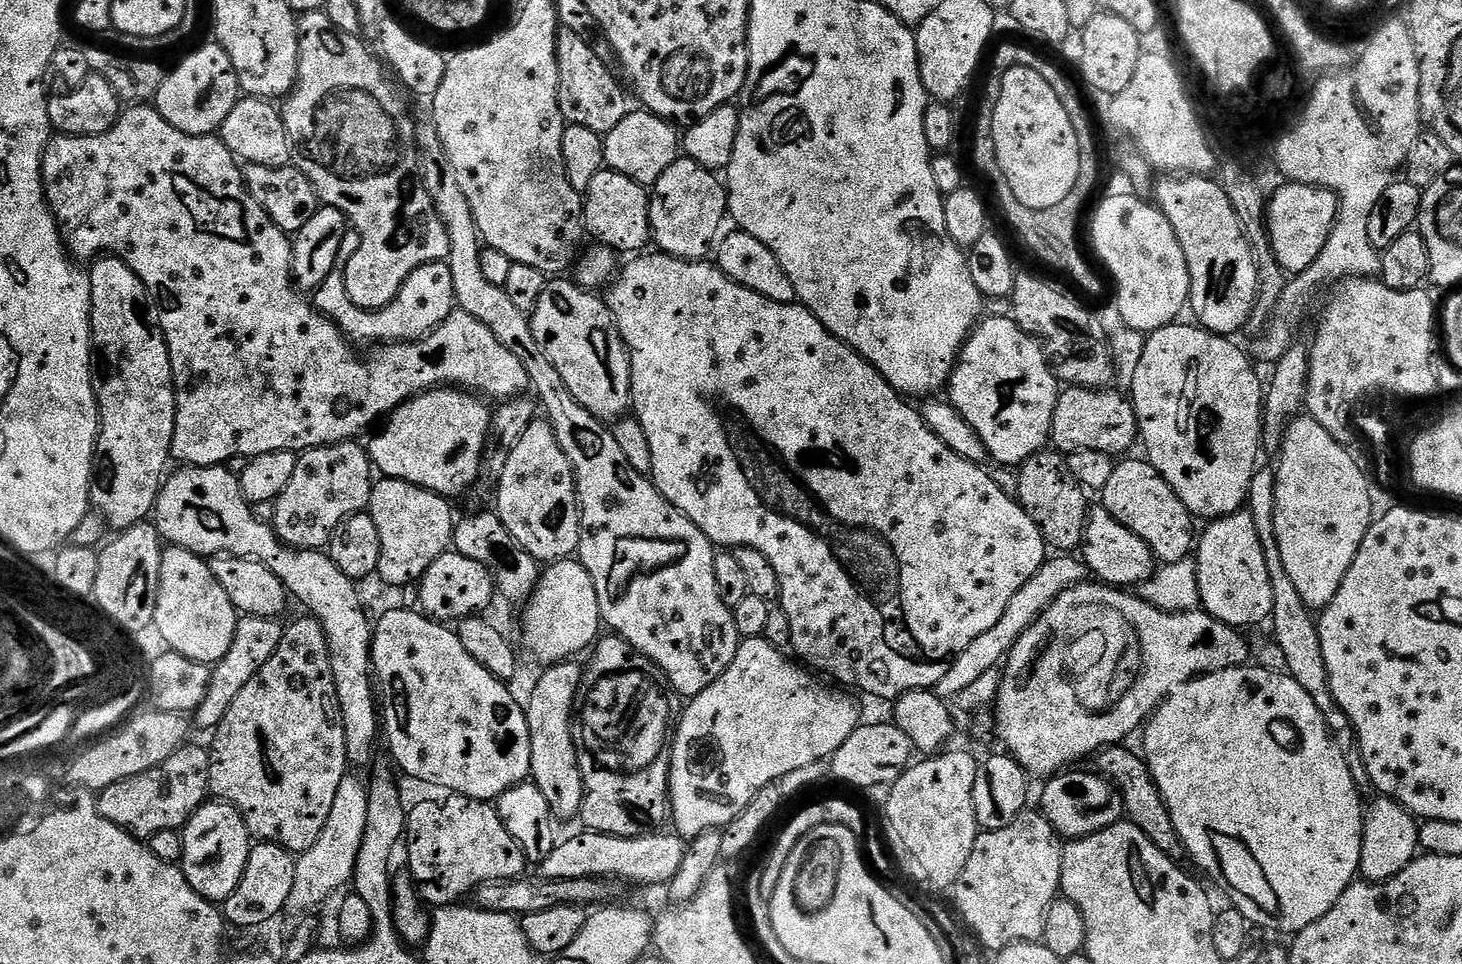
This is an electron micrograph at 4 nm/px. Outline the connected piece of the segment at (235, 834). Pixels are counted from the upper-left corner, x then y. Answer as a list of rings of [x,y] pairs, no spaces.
[[[205,802],[188,819],[188,823],[182,829],[182,835],[184,837],[182,871],[192,889],[202,894],[202,898],[213,902],[228,900],[230,894],[234,894],[246,870],[248,851],[253,846],[240,811],[232,804]]]

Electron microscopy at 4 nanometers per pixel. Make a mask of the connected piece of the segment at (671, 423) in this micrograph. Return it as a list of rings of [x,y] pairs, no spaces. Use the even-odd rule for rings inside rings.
[[[648,254],[637,255],[621,267],[607,289],[606,303],[628,348],[632,363],[630,408],[650,441],[650,479],[656,489],[679,512],[686,514],[713,545],[728,550],[753,548],[758,554],[766,554],[770,566],[774,566],[774,574],[778,574],[779,607],[784,608],[786,618],[790,618],[791,651],[796,651],[795,655],[809,669],[825,672],[820,673],[825,677],[833,676],[837,680],[833,681],[845,689],[857,688],[888,702],[895,702],[910,691],[935,689],[936,684],[942,682],[948,665],[974,638],[996,625],[1006,606],[1010,606],[1010,598],[1014,598],[1044,565],[1046,545],[1040,528],[1030,514],[1026,514],[1019,499],[1008,497],[1000,489],[987,467],[954,454],[954,450],[926,426],[919,411],[911,408],[908,405],[911,403],[895,392],[870,362],[830,334],[803,304],[774,302],[754,290],[746,290],[746,286],[734,282],[712,262],[679,260],[663,254],[644,255]]]

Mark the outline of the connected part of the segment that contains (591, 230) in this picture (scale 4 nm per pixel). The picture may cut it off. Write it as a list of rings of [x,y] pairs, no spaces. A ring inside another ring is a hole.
[[[605,170],[594,174],[594,182],[590,182],[582,199],[584,202],[584,230],[595,243],[613,248],[618,254],[625,254],[624,252],[636,254],[647,249],[644,247],[652,240],[652,227],[648,209],[650,192],[645,185],[634,182],[617,172]]]

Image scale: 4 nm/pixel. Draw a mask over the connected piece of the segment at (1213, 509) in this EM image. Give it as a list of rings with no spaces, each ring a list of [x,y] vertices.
[[[1177,322],[1174,324],[1168,324],[1164,328],[1160,328],[1157,332],[1151,333],[1147,337],[1145,342],[1145,349],[1142,353],[1142,360],[1138,365],[1138,370],[1135,371],[1135,375],[1133,378],[1133,382],[1130,387],[1130,399],[1132,402],[1132,407],[1136,410],[1136,422],[1138,425],[1138,436],[1142,441],[1144,440],[1144,448],[1148,453],[1146,453],[1146,459],[1149,464],[1153,464],[1154,467],[1158,470],[1158,474],[1162,474],[1162,478],[1166,478],[1166,482],[1168,485],[1174,490],[1174,494],[1178,494],[1178,498],[1182,498],[1182,502],[1186,506],[1186,510],[1191,512],[1193,517],[1199,518],[1200,516],[1204,519],[1204,522],[1211,522],[1214,520],[1220,519],[1221,516],[1229,516],[1230,514],[1234,514],[1235,512],[1241,511],[1245,507],[1248,491],[1250,490],[1251,480],[1254,478],[1256,471],[1258,469],[1258,463],[1256,463],[1256,459],[1259,458],[1260,454],[1262,455],[1262,445],[1261,445],[1261,416],[1264,415],[1264,399],[1265,393],[1262,391],[1262,384],[1260,388],[1260,380],[1256,377],[1256,372],[1252,367],[1254,367],[1253,361],[1250,359],[1249,353],[1239,348],[1238,345],[1232,344],[1233,342],[1227,336],[1215,336],[1212,332],[1207,332],[1206,329],[1197,326],[1195,323],[1189,322],[1189,324],[1184,324],[1185,322]]]

